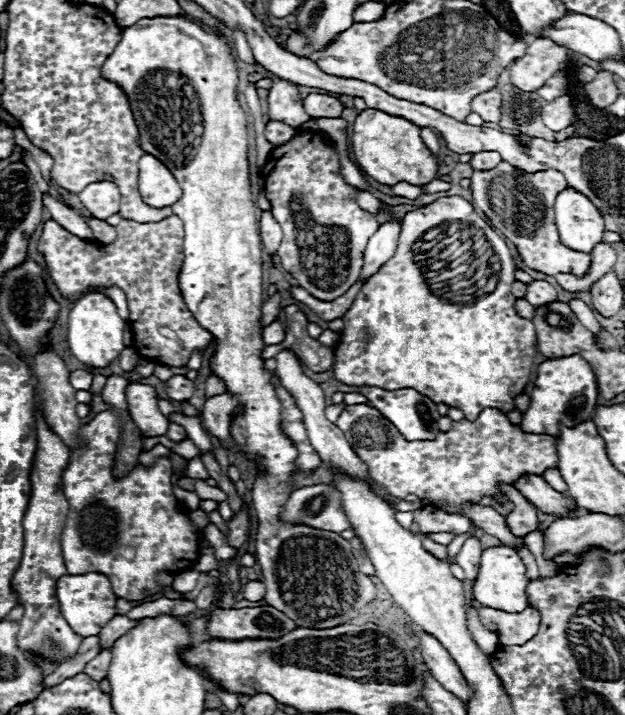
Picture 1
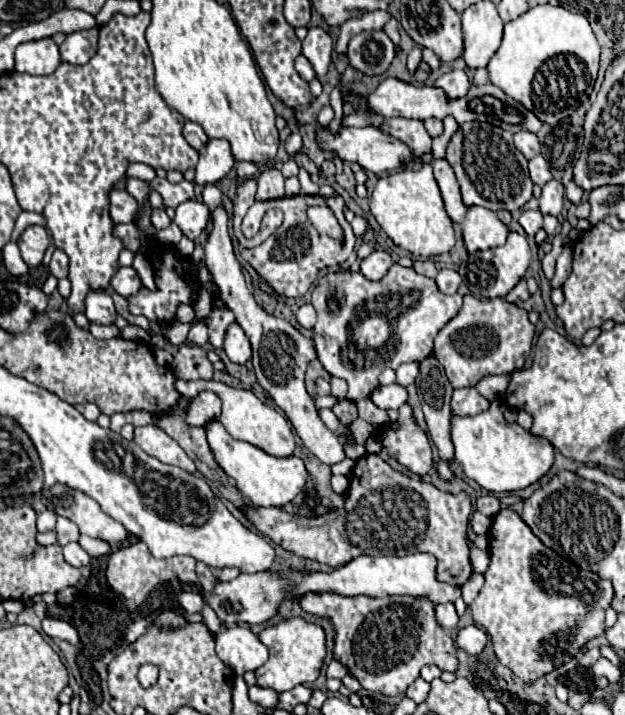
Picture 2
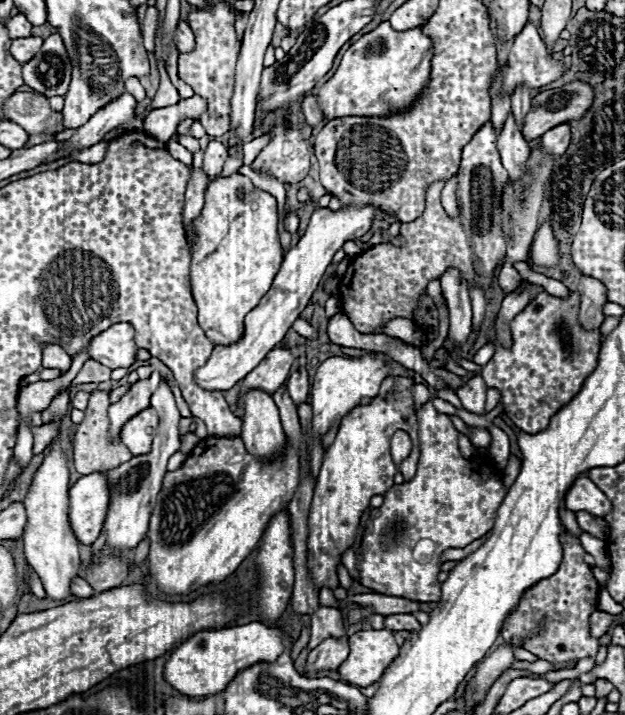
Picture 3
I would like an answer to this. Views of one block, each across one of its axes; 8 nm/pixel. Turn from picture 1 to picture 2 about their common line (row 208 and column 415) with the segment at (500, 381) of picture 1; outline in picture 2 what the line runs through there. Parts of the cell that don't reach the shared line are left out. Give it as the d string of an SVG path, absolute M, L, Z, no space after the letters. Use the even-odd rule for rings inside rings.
M402 404L398 412L398 428L388 426L380 430L382 446L398 464L418 476L426 476L434 464L428 436L418 426L410 404Z

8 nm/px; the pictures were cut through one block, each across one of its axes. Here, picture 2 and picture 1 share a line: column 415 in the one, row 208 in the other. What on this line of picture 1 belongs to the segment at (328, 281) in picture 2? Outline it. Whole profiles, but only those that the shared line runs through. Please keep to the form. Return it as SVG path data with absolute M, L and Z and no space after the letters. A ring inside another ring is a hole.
M298 128L292 140L270 152L262 172L270 210L284 234L278 248L282 268L314 298L336 300L358 280L364 248L378 228L376 216L358 206L358 190L342 178L336 144L326 142L320 132Z

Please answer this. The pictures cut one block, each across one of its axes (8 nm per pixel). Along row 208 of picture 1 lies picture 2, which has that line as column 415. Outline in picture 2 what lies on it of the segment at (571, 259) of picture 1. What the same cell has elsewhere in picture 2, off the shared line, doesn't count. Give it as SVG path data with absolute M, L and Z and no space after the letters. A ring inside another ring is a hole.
M366 454L356 460L344 508L332 510L326 516L302 518L282 512L280 508L254 506L246 506L242 512L274 544L296 556L304 556L332 568L340 568L362 554L404 556L430 552L438 560L438 580L462 586L472 574L468 558L470 496L464 492L454 496L418 478L394 472L376 454Z

